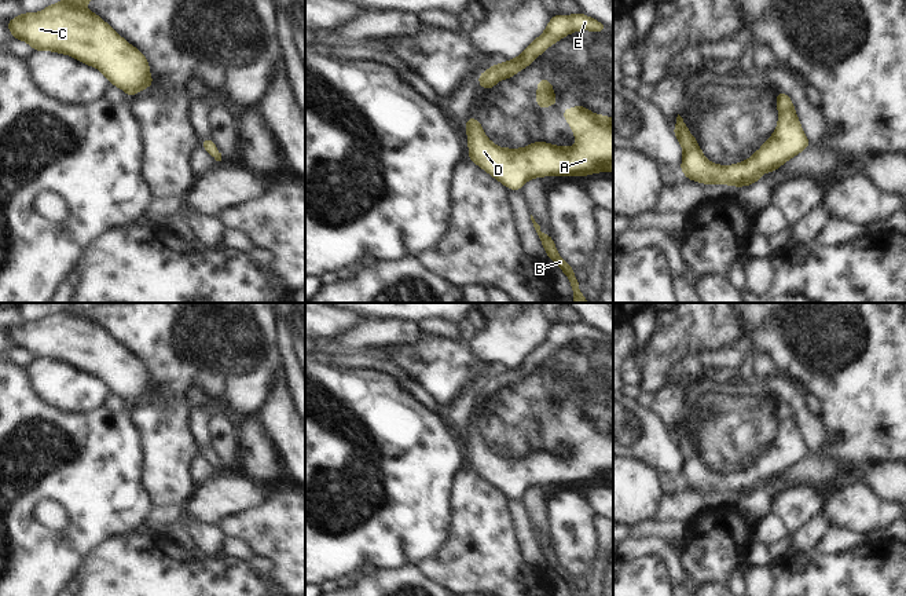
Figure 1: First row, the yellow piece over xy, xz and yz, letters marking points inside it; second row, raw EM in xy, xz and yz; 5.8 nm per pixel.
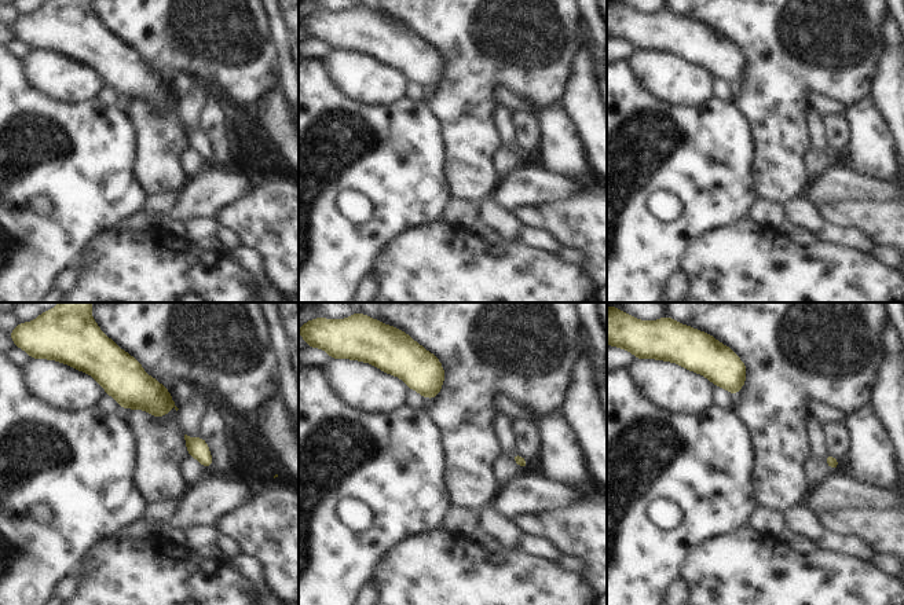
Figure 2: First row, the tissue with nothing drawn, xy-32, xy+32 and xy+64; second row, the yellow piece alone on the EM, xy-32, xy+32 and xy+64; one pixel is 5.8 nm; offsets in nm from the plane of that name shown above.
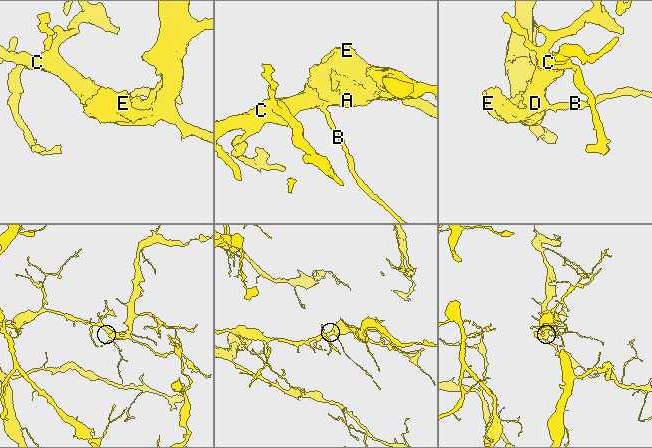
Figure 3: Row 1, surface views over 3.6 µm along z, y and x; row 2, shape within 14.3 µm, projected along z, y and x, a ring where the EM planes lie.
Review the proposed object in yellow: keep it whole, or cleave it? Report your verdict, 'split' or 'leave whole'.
leave whole

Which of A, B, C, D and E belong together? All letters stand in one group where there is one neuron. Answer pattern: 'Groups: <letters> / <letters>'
Groups: A B C D E.

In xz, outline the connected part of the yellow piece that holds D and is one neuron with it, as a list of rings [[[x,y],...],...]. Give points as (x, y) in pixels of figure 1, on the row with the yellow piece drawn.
[[[575,106],[562,110],[564,118],[575,132],[577,145],[573,147],[553,146],[546,142],[531,143],[524,149],[503,149],[495,146],[484,134],[483,127],[474,117],[467,118],[469,161],[478,164],[485,172],[498,179],[510,190],[520,191],[522,184],[532,178],[550,175],[586,176],[594,172],[613,171],[613,118],[593,114],[586,106]]]

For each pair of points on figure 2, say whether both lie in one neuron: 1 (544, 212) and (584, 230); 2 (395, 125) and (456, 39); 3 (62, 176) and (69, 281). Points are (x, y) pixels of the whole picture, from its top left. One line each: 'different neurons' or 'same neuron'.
1: same neuron
2: different neurons
3: different neurons

